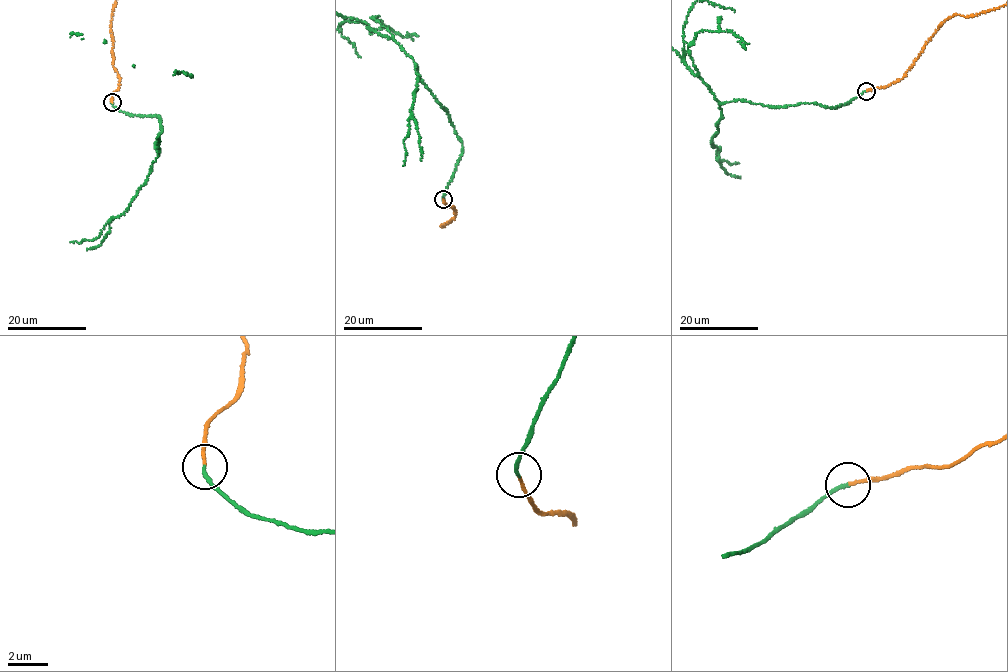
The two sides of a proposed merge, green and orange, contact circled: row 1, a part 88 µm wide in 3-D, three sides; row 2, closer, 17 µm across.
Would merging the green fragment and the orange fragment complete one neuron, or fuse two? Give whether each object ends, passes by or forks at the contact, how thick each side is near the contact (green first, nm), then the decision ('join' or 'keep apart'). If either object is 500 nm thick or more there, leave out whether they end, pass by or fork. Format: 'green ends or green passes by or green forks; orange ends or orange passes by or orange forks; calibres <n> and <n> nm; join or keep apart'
green ends; orange ends; calibres 180 and 130 nm; join

